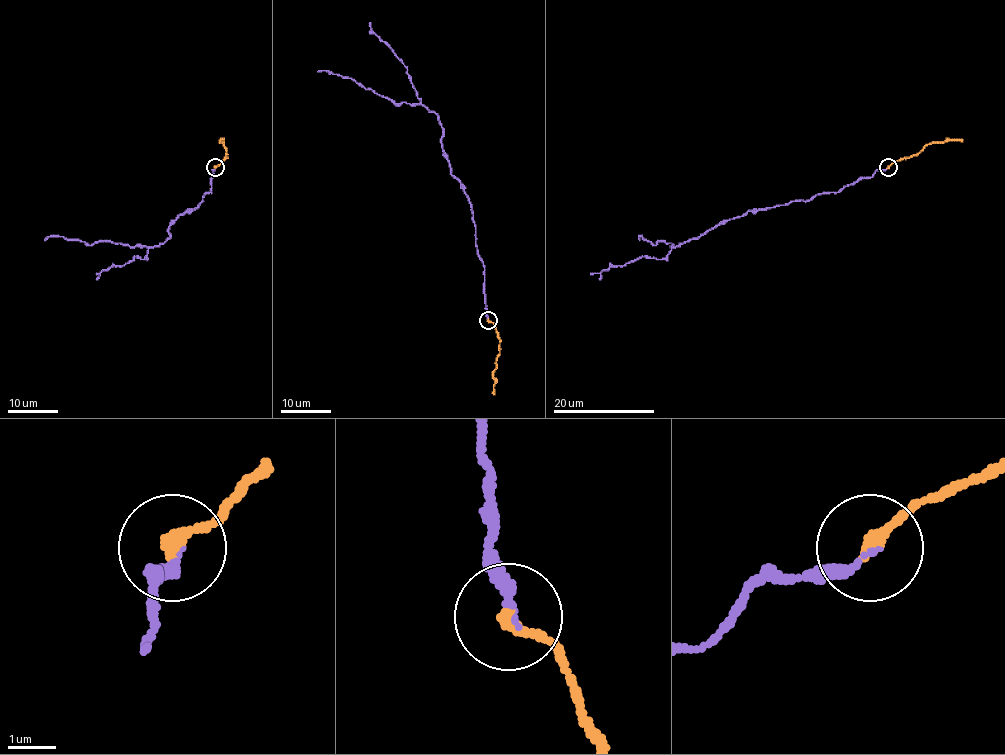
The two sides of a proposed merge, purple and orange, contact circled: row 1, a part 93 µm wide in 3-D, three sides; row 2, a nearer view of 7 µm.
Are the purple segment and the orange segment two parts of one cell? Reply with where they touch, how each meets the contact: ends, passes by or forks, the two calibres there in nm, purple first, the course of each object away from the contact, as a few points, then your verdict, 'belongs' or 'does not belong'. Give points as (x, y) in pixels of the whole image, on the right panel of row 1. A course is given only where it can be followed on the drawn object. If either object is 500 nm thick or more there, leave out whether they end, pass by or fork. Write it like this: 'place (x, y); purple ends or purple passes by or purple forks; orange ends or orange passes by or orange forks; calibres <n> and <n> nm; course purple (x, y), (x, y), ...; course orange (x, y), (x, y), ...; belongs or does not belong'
place (888, 167); purple ends; orange ends; calibres 200 and 320 nm; course purple (888, 167), (837, 192), (722, 221), (672, 246), (659, 241), (655, 245), (642, 236), (640, 240); course orange (888, 167), (915, 155), (928, 144), (962, 139); belongs

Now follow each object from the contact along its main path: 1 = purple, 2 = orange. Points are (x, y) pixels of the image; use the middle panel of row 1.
1: (488, 320), (472, 206), (451, 174), (439, 117), (421, 104), (393, 103), (350, 78), (317, 72)
2: (488, 320), (493, 323), (499, 340), (499, 355), (493, 373), (494, 394)

